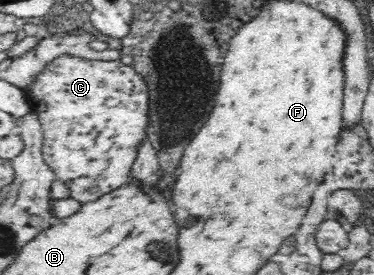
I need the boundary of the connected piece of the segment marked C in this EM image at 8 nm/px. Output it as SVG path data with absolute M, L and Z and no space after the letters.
M63 54L63 56L55 58L53 62L49 62L49 64L41 70L41 74L35 76L33 84L31 84L27 90L23 91L31 110L37 110L37 113L39 113L39 123L41 123L44 134L42 144L43 158L55 173L56 180L65 183L69 187L70 196L76 201L81 203L93 202L104 194L110 193L112 190L118 189L120 186L130 182L129 178L132 178L132 164L138 155L138 146L143 139L147 139L146 130L149 124L149 97L147 94L148 88L145 84L146 82L142 74L139 74L132 65L125 65L119 59L113 61L89 60L87 58L81 58L80 56Z

